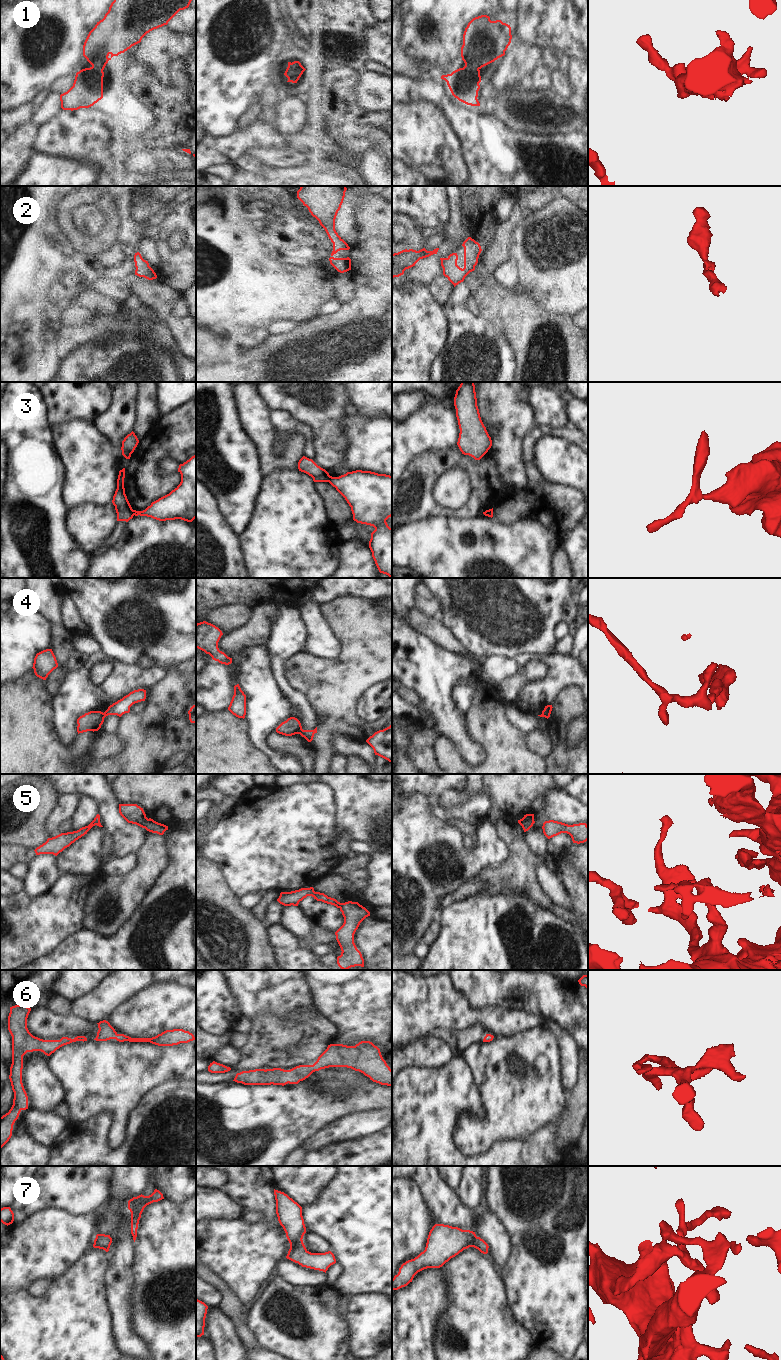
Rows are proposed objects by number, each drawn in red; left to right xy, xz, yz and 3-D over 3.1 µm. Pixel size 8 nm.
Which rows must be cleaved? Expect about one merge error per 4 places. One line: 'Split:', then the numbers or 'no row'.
Split: 3, 4, 5.

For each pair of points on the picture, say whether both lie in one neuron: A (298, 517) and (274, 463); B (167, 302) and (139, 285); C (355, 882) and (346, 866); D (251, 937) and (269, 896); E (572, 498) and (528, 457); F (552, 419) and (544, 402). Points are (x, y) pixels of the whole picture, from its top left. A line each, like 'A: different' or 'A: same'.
A: different
B: same
C: different
D: different
E: same
F: same

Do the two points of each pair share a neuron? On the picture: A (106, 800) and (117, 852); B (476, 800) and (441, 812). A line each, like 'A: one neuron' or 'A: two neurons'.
A: one neuron
B: one neuron

